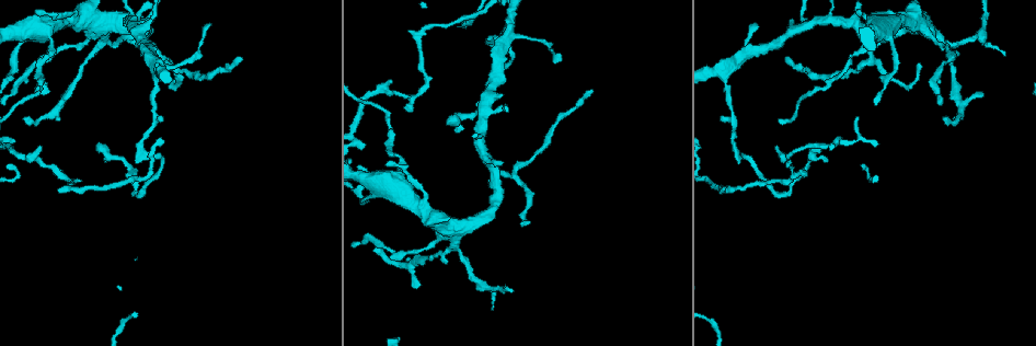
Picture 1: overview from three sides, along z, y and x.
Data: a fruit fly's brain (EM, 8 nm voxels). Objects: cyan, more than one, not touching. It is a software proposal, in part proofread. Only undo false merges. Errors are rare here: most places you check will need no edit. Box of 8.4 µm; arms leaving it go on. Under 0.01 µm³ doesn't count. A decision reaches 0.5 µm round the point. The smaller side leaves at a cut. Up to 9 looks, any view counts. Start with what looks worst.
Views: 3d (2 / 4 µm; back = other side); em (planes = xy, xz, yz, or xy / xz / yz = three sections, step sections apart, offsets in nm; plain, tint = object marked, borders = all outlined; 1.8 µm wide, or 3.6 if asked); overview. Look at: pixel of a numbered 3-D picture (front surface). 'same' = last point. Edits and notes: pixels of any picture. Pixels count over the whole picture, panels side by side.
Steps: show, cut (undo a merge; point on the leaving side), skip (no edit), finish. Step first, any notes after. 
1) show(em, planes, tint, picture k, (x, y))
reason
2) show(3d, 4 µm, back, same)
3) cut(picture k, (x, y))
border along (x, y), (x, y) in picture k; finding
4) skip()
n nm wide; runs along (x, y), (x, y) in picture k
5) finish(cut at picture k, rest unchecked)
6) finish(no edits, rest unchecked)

show(em, planes, tint, picture 1, (808, 26))
looks like a crossing

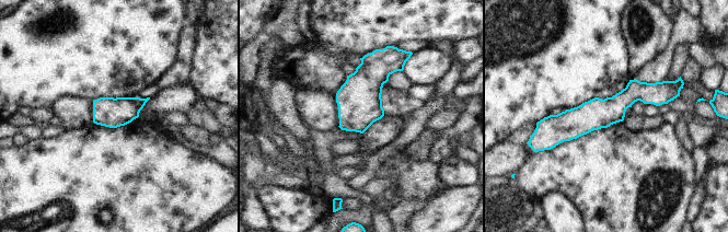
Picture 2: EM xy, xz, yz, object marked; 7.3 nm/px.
skip()
runs along (669, 95), (630, 94), (608, 112), (542, 127) in picture 2; one cell here

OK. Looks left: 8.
show(3d, 2 µm, picture 1, (920, 22))
sharp bend

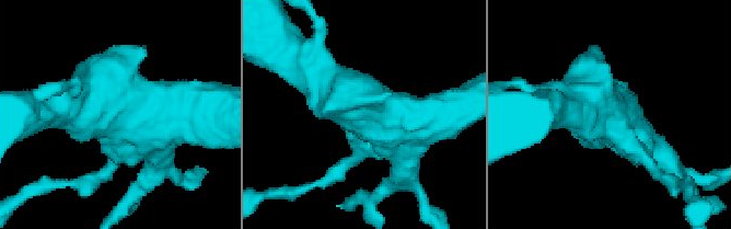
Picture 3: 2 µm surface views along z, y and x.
show(em, xz, step 8, tint, picture 3, (134, 108))
4 arms

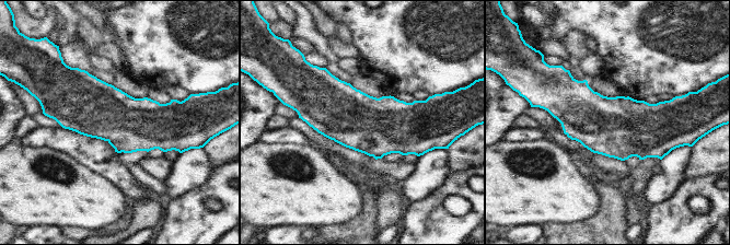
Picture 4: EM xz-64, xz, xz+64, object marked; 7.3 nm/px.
show(em, planes, tint, same)
cut it another way

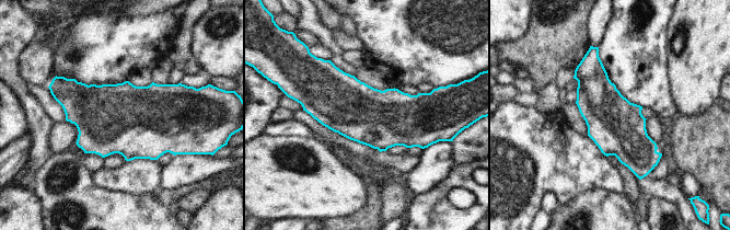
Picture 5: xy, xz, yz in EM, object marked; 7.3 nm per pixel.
skip()
continuous, no second cell

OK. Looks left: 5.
show(3d, 4 µm, picture 1, (28, 30))
four-way junction

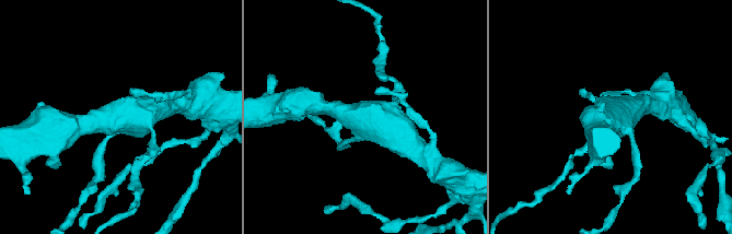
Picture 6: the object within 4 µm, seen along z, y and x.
show(em, 3.6 µm, xz, step 4, tint, picture 6, (121, 116))

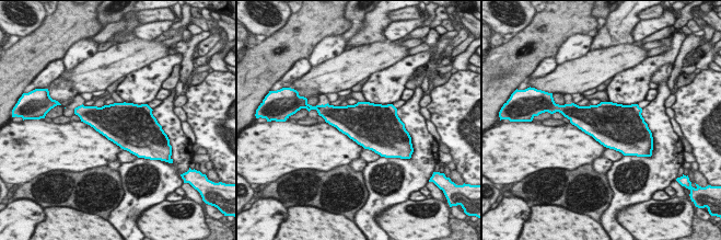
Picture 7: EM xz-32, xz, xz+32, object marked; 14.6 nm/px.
skip()
600 nm wide; all the same cell

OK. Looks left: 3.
show(3d, 4 µm, picture 1, (732, 65))
four or more arms meet

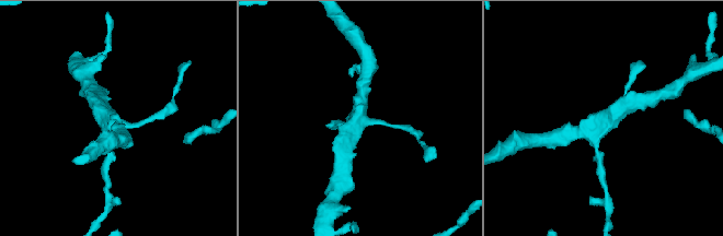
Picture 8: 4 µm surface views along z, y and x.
show(em, yz, step 4, tint, picture 8, (357, 118))
4 arms

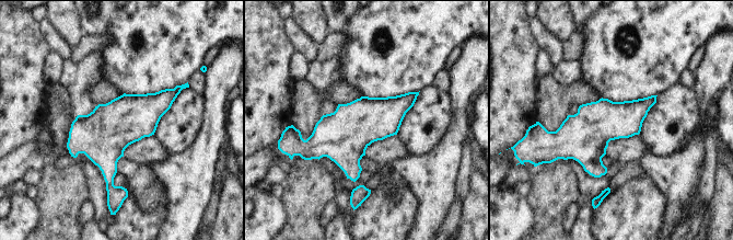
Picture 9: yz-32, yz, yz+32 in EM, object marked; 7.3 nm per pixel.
skip()
continuous, no second cell

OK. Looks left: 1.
finish(no edits, rest unchecked)

